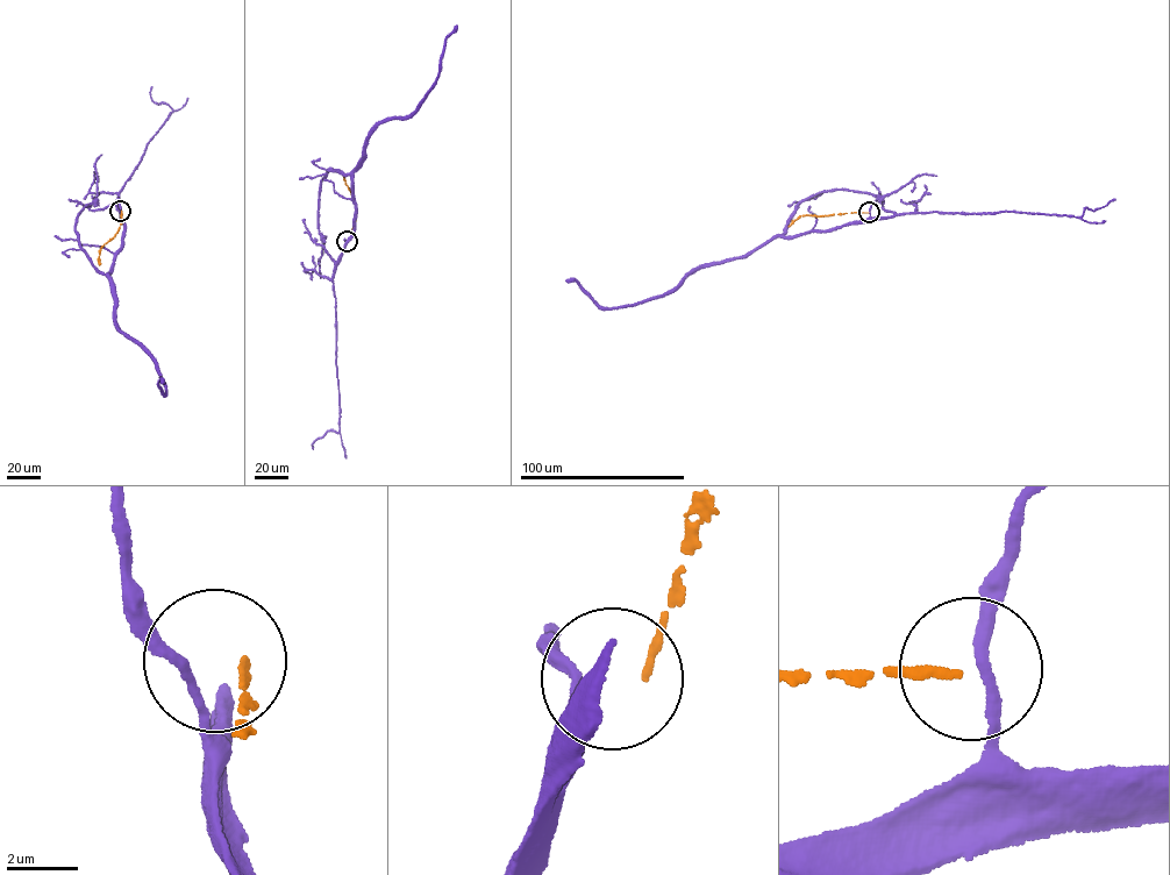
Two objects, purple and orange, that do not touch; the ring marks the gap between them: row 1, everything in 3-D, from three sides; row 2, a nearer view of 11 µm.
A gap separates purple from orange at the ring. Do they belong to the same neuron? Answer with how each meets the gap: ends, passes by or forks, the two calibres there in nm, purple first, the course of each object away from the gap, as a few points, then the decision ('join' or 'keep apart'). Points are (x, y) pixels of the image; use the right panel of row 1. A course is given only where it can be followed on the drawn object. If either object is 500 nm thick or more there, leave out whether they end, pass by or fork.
purple passes by; orange ends; calibres 280 and 200 nm; course purple (869, 212), (826, 229), (777, 236), (640, 303), (599, 306), (565, 281); course orange (869, 213), (807, 215), (789, 227); keep apart

